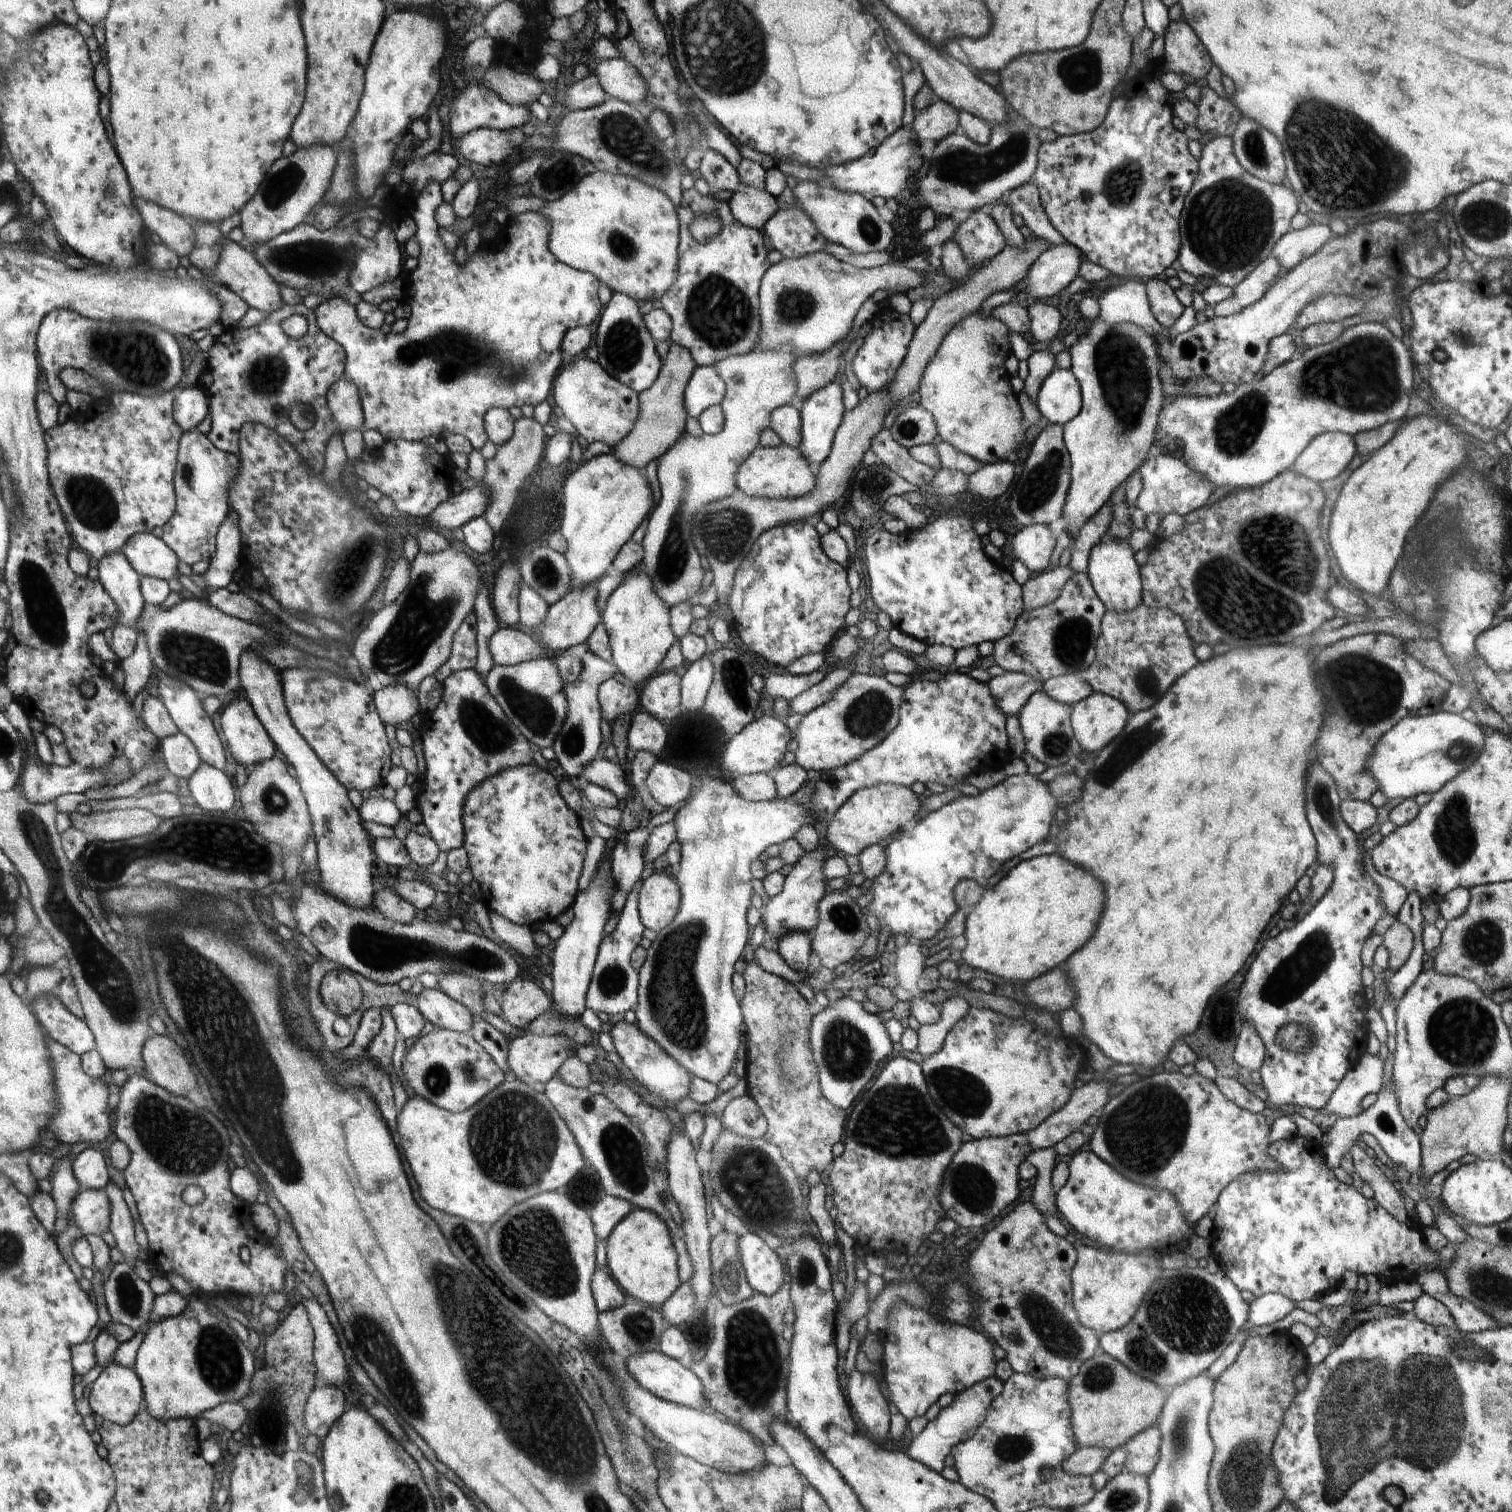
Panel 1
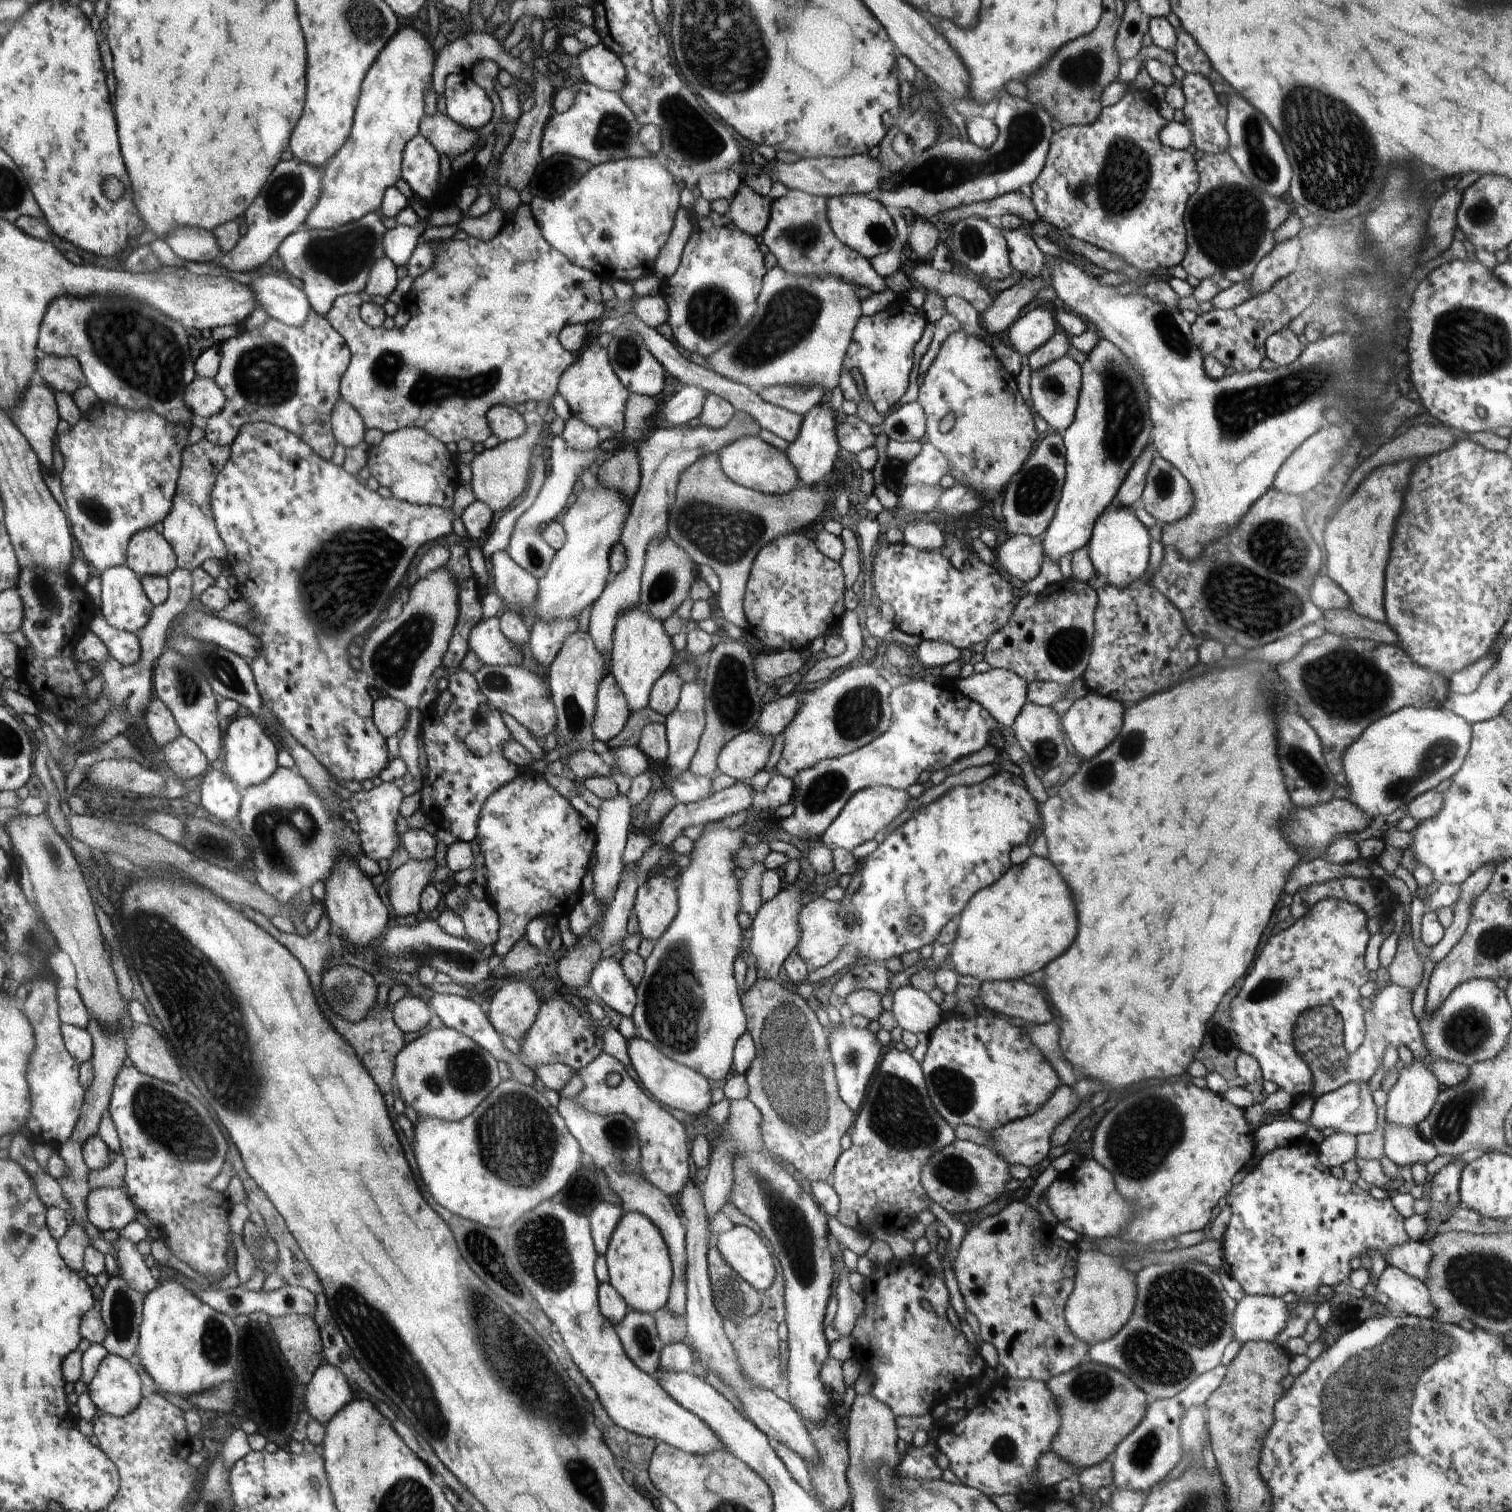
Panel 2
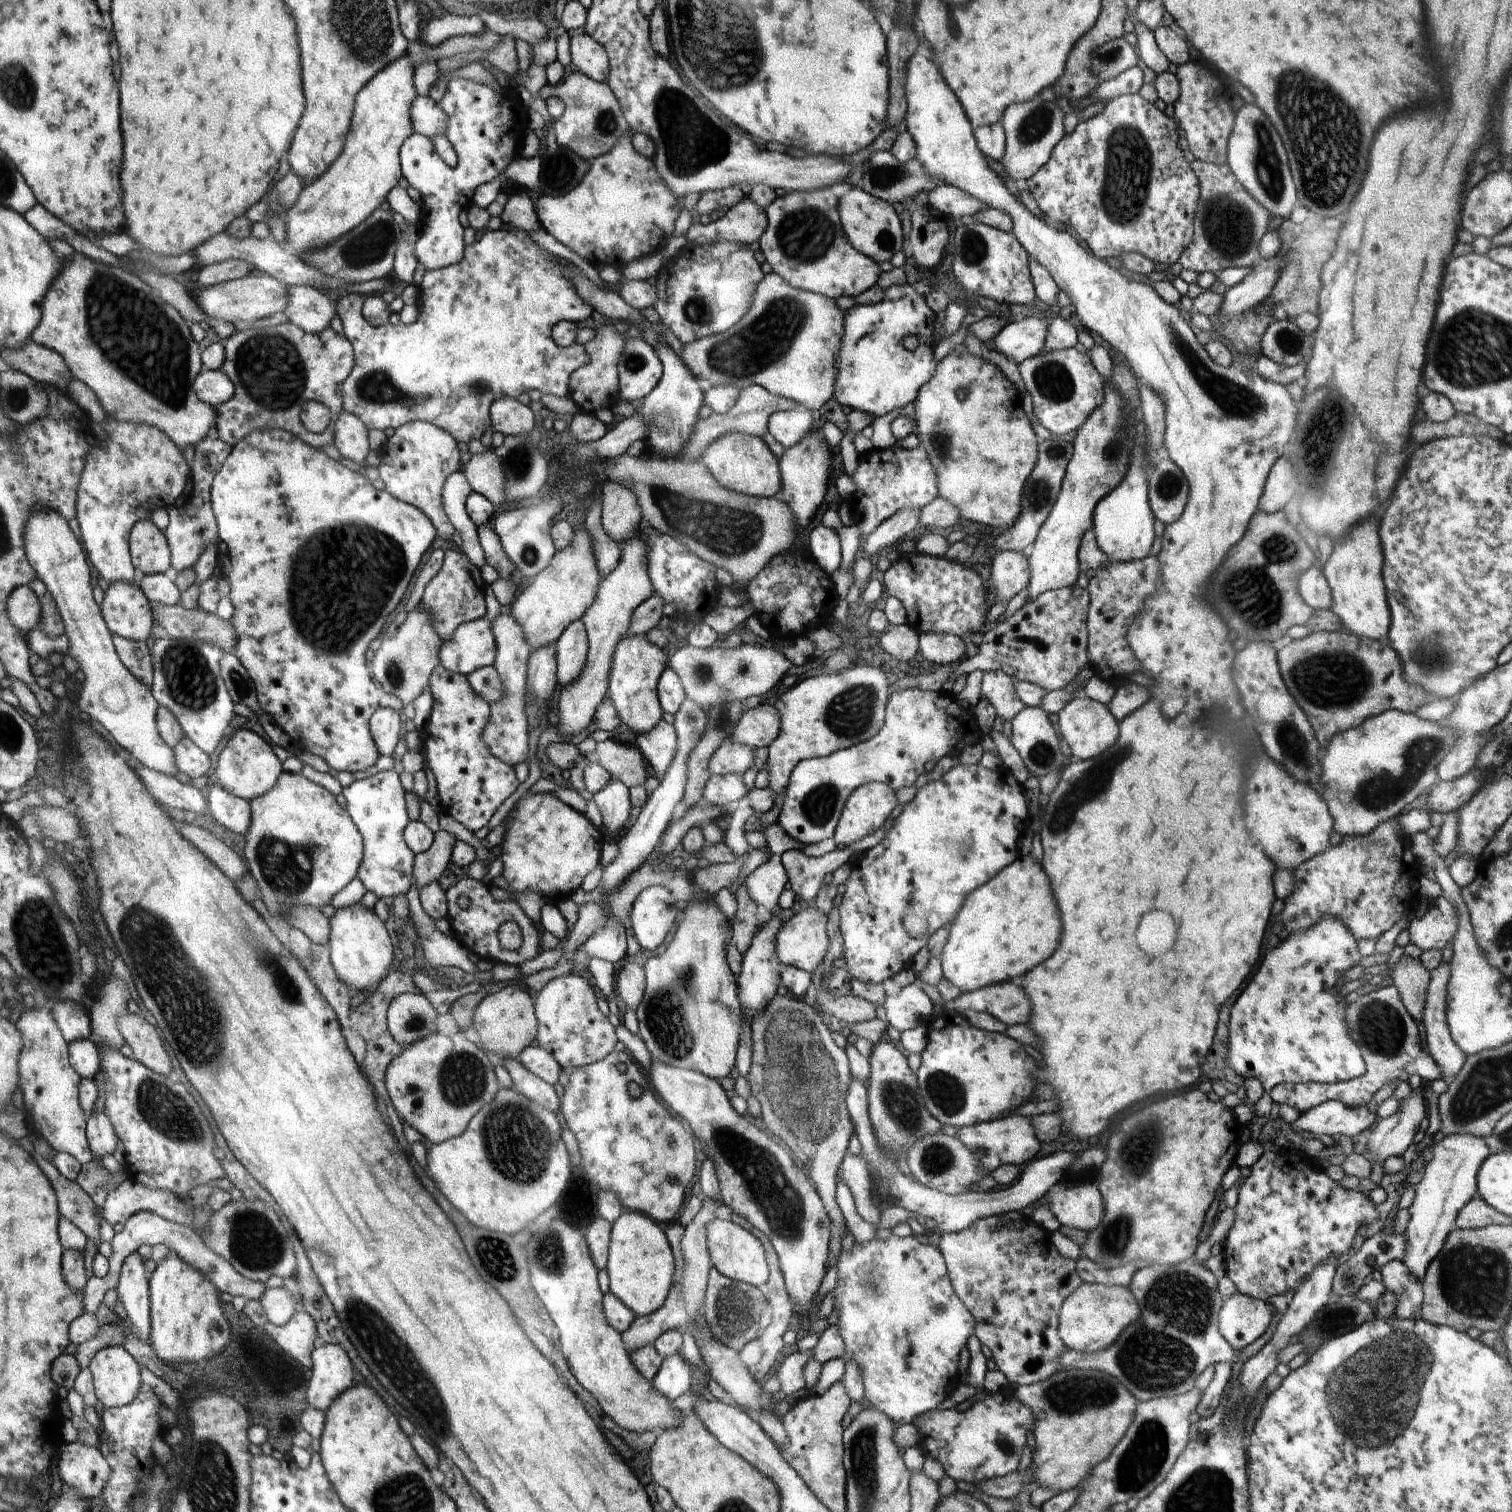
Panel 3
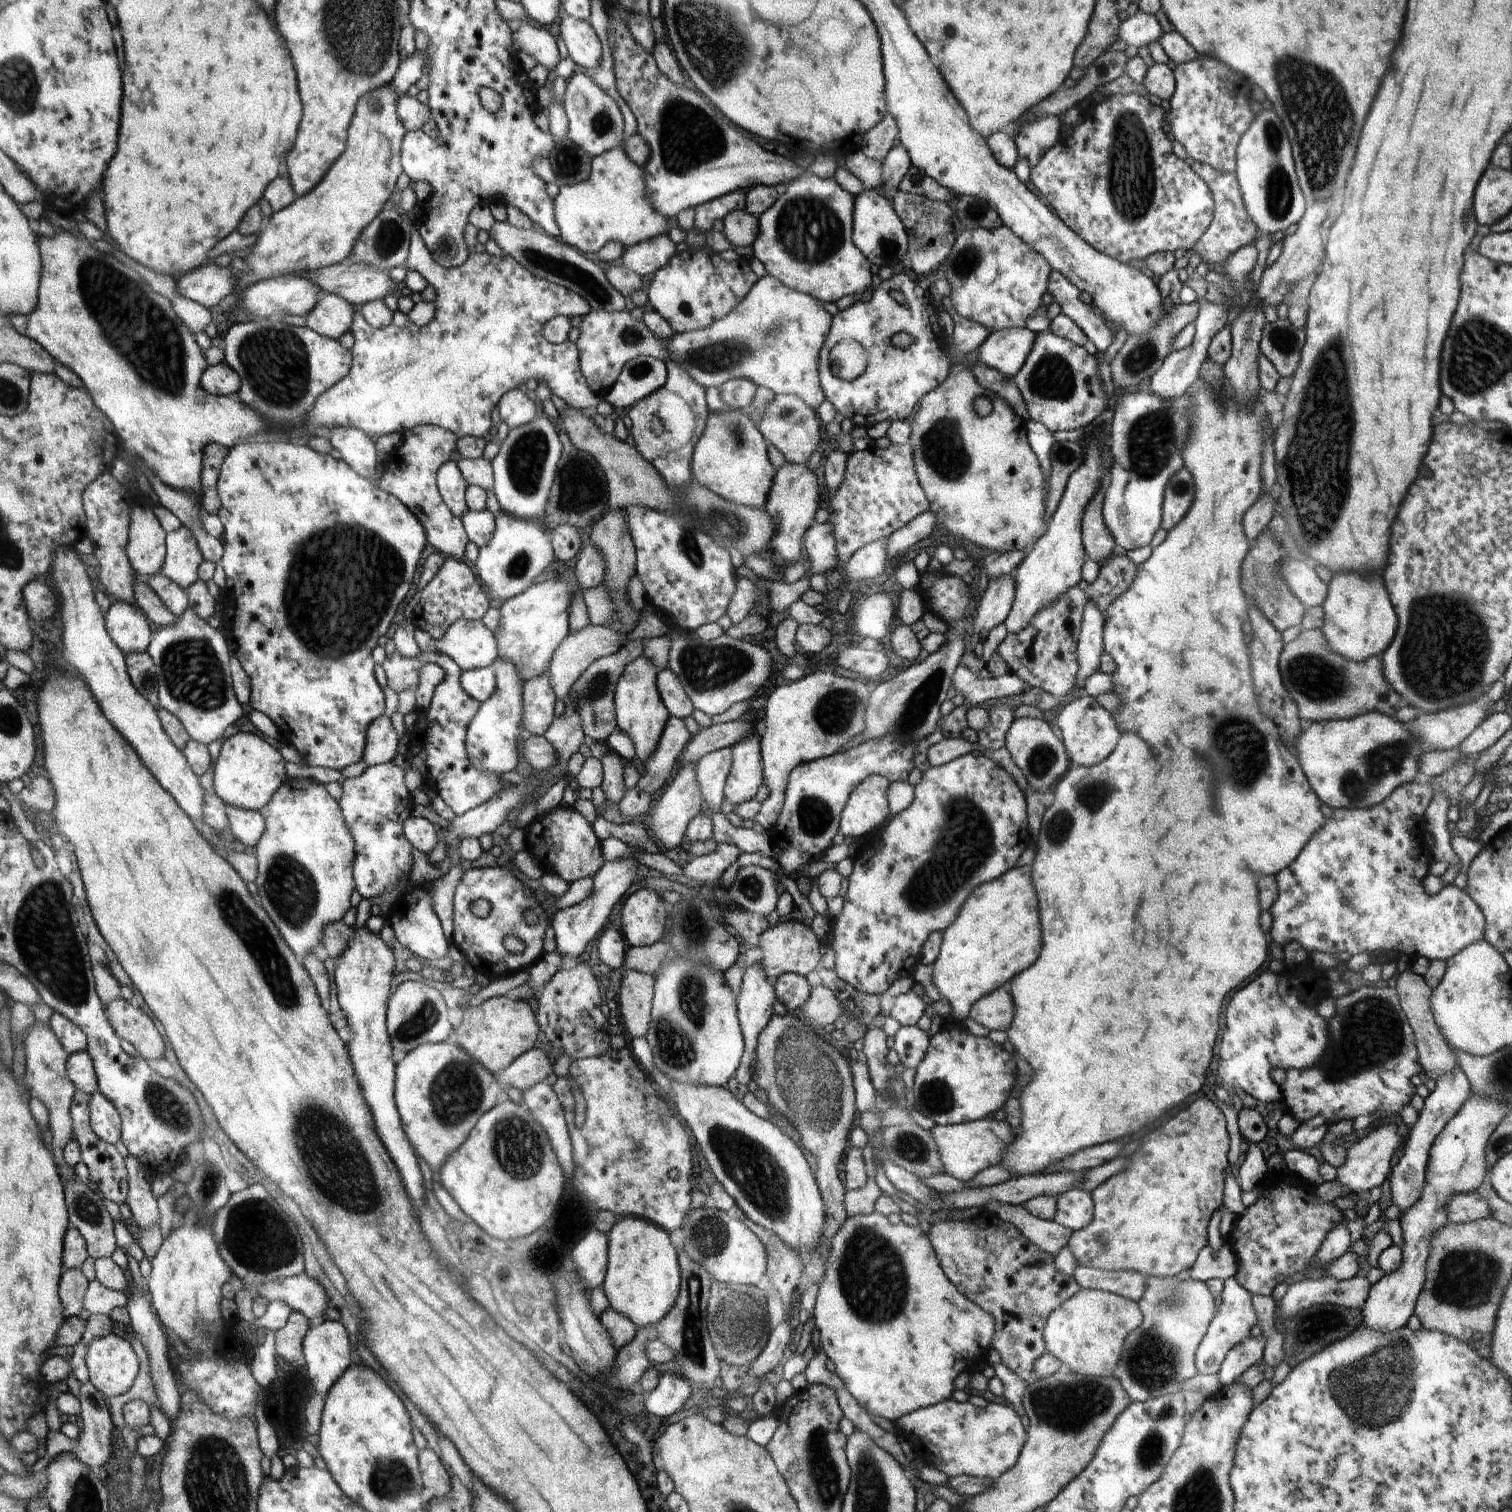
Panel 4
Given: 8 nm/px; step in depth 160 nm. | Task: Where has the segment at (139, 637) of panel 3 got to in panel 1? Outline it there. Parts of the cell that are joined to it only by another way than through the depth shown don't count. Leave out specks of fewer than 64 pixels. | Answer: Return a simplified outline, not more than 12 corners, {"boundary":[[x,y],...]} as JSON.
{"boundary":[[121,551],[100,560],[100,584],[118,607],[102,632],[117,624],[136,627],[146,602],[140,575]]}

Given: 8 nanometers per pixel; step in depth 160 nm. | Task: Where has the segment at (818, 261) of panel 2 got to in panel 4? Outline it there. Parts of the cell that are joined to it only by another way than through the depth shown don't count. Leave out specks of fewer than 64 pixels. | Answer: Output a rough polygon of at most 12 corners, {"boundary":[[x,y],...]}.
{"boundary":[[804,171],[760,217],[753,257],[822,302],[872,286],[854,196]]}

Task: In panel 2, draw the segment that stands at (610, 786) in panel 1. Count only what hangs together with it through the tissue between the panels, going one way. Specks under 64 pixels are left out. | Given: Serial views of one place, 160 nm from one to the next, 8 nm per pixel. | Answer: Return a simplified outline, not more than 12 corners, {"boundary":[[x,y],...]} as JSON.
{"boundary":[[588,748],[562,760],[582,781],[612,776],[612,766]]}

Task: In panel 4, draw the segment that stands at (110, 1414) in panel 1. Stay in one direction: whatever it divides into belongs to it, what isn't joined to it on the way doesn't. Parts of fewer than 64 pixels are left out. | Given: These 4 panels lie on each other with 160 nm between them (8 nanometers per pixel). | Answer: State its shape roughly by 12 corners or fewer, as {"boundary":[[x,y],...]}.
{"boundary":[[114,1333],[88,1344],[89,1382],[109,1400],[140,1372],[131,1344]]}

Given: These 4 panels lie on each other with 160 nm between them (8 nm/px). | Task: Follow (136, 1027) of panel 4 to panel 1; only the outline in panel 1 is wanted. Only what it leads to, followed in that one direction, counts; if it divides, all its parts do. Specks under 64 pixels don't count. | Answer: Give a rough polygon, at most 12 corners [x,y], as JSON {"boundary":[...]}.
{"boundary":[[154,1034],[142,1048],[144,1072],[174,1096],[196,1078],[170,1038]]}

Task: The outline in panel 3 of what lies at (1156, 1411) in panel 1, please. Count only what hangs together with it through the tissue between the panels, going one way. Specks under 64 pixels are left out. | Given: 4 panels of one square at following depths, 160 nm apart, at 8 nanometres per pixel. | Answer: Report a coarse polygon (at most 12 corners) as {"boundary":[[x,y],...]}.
{"boundary":[[1109,1374],[1020,1385],[1038,1488],[1077,1487],[1126,1434],[1137,1400]]}

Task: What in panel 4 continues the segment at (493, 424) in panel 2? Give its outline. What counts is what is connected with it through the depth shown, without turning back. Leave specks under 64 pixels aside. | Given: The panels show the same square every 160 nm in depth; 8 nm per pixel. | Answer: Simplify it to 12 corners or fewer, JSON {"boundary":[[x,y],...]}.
{"boundary":[[518,388],[506,392],[498,412],[509,429],[536,416],[536,402]]}

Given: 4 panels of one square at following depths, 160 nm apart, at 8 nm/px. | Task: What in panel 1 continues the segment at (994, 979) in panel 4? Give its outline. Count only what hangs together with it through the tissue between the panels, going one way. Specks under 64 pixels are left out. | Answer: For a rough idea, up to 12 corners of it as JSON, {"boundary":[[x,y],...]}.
{"boundary":[[1058,854],[967,911],[964,964],[1007,982],[1061,968],[1106,896]]}

